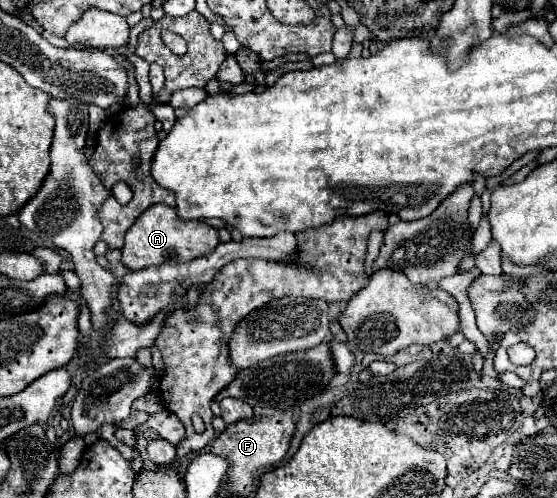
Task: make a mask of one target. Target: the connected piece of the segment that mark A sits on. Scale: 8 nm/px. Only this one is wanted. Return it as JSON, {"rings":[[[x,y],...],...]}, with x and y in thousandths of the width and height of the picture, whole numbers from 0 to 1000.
{"rings":[[[276,410],[226,466],[219,530],[233,542],[259,542],[291,530],[334,530],[377,510],[391,494],[391,486],[391,466],[377,450],[359,442],[323,442],[312,418],[298,410]]]}

